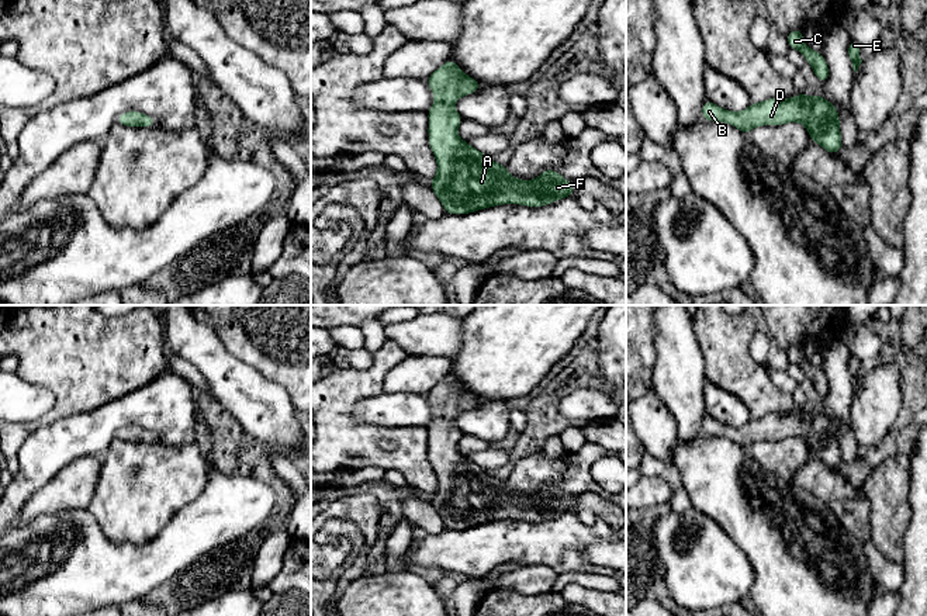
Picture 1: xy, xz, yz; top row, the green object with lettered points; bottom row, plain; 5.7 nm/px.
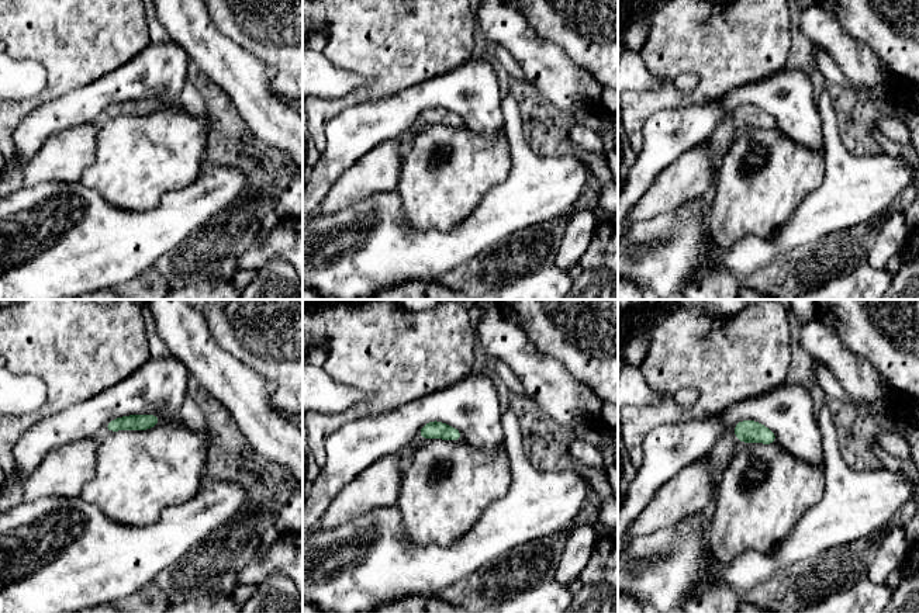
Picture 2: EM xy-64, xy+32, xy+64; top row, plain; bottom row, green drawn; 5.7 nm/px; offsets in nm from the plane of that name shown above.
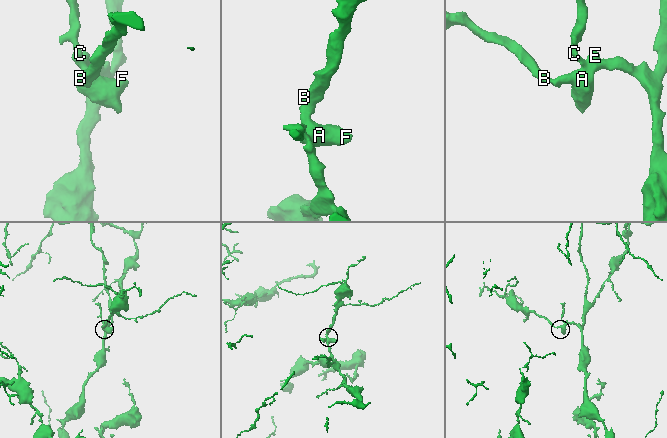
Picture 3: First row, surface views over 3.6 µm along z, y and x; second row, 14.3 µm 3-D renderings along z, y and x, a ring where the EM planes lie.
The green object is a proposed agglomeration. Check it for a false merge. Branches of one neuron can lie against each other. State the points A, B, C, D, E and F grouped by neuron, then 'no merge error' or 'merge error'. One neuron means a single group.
groups A B C D E F; no merge error

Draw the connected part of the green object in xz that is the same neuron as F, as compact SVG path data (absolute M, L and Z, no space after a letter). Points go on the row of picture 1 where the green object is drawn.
M454 60L443 63L426 83L436 97L426 111L429 145L437 160L437 173L430 186L446 214L468 214L501 204L542 207L571 197L574 184L560 173L546 169L530 181L513 179L506 166L459 138L463 117L453 104L478 91L481 84L464 75Z

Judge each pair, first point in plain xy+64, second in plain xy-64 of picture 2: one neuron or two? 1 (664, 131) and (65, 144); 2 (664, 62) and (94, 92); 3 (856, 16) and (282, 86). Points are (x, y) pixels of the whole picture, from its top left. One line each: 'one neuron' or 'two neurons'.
1: two neurons
2: two neurons
3: one neuron

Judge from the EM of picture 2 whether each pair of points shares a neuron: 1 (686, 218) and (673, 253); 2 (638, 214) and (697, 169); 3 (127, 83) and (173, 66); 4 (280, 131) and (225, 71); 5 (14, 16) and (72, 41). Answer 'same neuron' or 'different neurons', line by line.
1: same neuron
2: same neuron
3: same neuron
4: same neuron
5: same neuron

